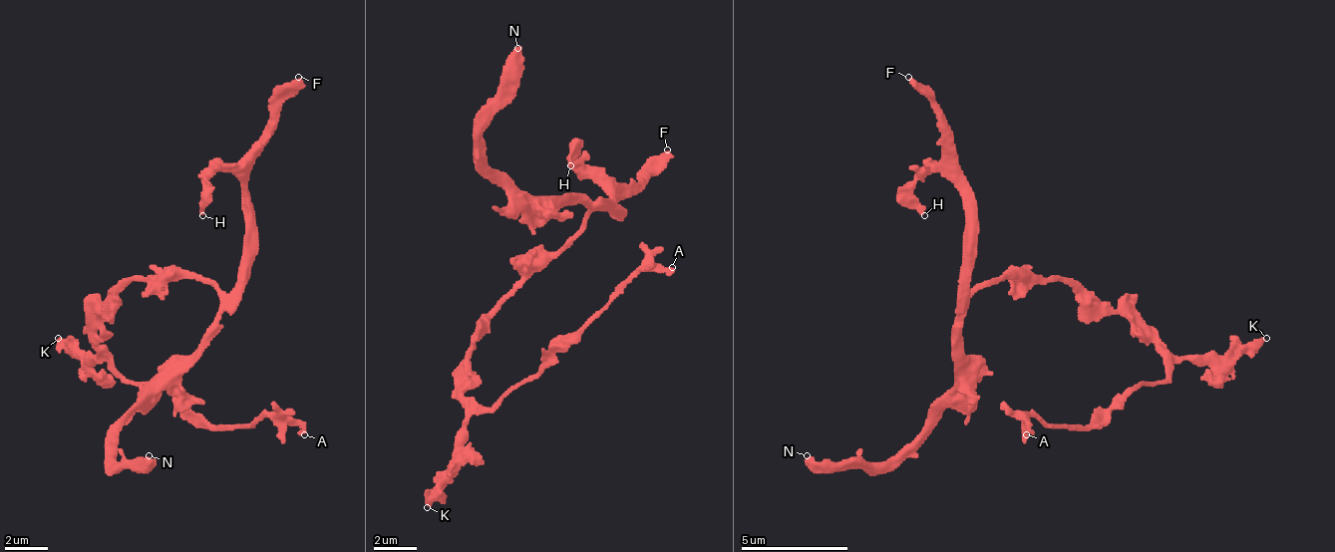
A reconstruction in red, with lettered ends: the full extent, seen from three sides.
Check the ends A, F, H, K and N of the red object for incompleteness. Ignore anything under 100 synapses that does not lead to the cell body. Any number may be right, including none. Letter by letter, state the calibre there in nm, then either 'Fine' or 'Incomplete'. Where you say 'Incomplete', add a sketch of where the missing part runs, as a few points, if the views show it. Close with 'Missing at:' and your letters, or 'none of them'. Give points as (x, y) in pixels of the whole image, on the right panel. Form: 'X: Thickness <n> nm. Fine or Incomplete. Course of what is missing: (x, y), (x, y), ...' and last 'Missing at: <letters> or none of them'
A: Thickness 240 nm. Fine
F: Thickness 360 nm. Incomplete. Course of what is missing: (908, 77), (860, 93), (802, 151), (796, 183), (834, 183), (924, 295), (940, 365), (924, 376), (870, 343)
H: Thickness 280 nm. Fine
K: Thickness 420 nm. Fine
N: Thickness 480 nm. Incomplete
Missing at: F, N

